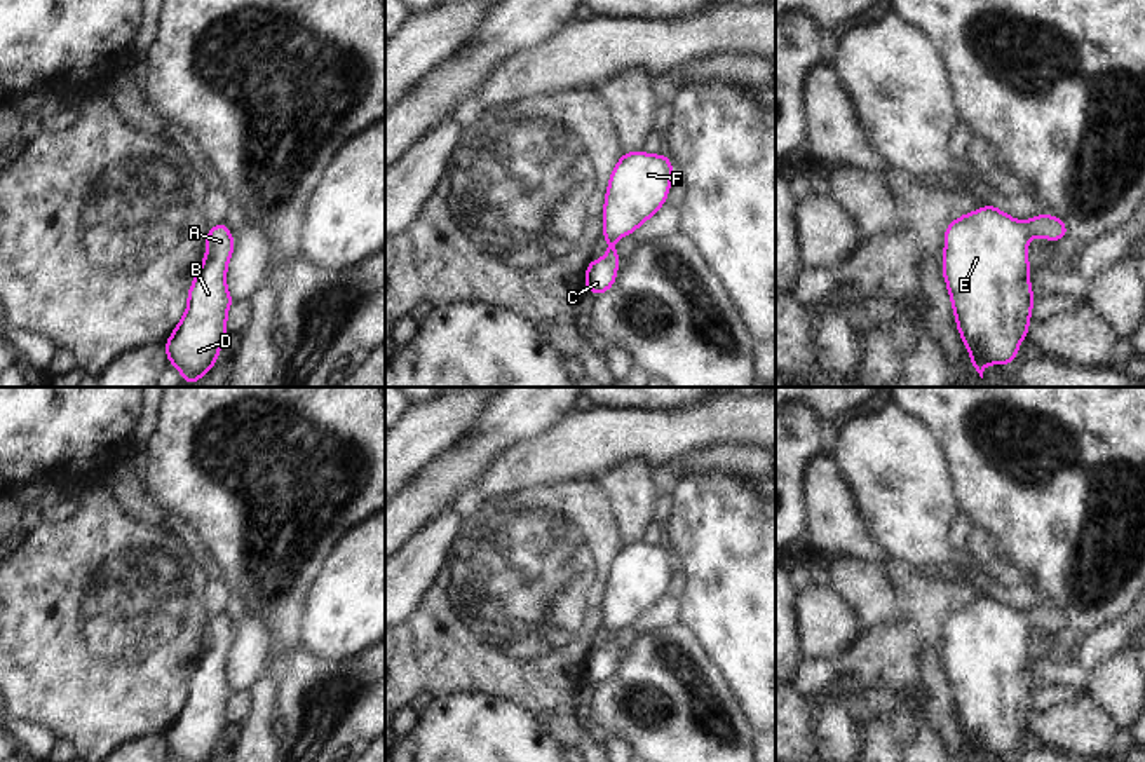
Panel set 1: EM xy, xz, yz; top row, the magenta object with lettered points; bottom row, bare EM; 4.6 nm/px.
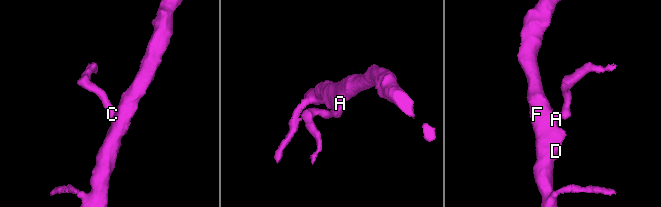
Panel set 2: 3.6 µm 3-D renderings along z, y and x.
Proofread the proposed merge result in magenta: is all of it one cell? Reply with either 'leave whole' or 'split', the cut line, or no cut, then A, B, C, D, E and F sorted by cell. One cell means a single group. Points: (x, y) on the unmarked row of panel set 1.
leave whole; no cut; A B C D E F

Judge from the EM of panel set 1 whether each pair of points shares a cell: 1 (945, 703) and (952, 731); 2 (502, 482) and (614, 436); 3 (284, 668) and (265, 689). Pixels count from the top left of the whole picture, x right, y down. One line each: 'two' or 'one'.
1: one
2: one
3: two

